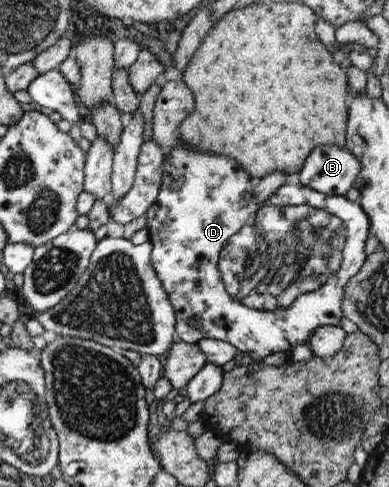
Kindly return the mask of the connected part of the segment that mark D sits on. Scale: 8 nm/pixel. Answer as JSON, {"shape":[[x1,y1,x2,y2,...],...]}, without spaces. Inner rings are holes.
{"shape":[[177,138,170,148,169,154,162,160,160,187,153,204,145,211,144,228,148,232,148,242,151,243,150,263,161,288,167,294,167,300,171,304,175,314,174,331,176,340,185,344,197,343,202,339,214,339,231,344,237,352,245,354,254,362,261,361,264,357,275,353,289,354,295,346,306,344,308,336,322,326,339,326,342,318,341,299,343,299,343,287,347,281,359,272,366,254,364,244,368,235,369,219,361,210,360,204,349,201,344,196,327,196,315,192,312,188,300,184,284,184,271,196,257,202,252,197,252,187,255,180,251,180,248,172,245,172,238,162,232,158,207,154,199,149,192,149,188,144],[195,319,200,327,191,327,189,321]]}

